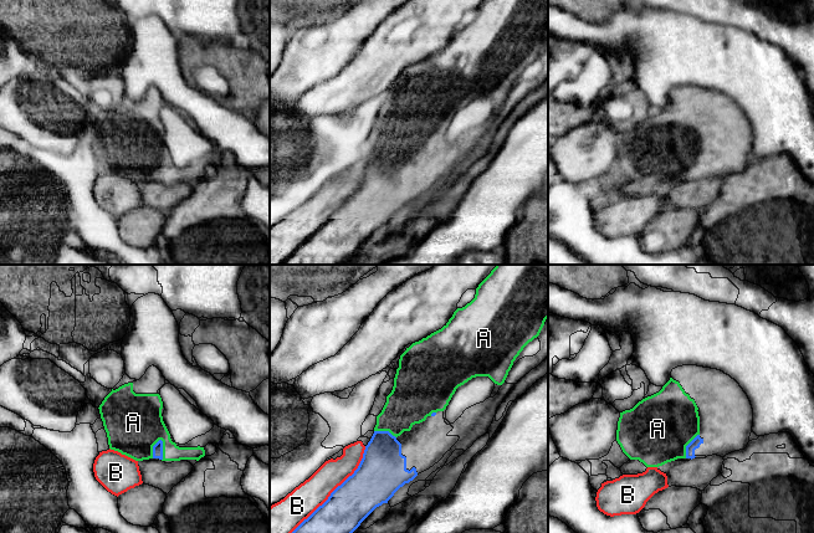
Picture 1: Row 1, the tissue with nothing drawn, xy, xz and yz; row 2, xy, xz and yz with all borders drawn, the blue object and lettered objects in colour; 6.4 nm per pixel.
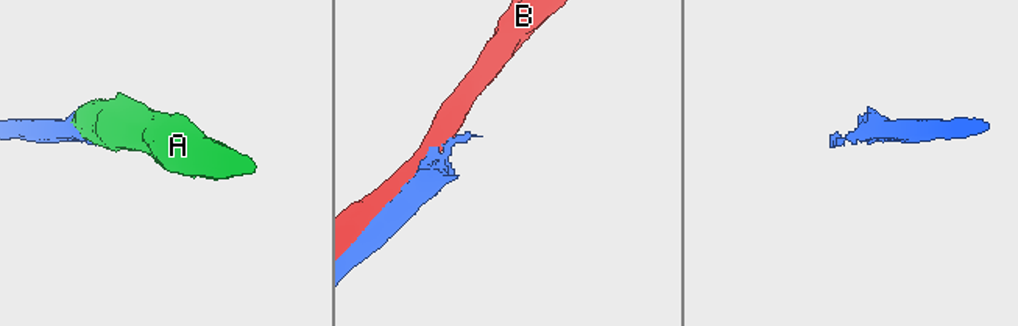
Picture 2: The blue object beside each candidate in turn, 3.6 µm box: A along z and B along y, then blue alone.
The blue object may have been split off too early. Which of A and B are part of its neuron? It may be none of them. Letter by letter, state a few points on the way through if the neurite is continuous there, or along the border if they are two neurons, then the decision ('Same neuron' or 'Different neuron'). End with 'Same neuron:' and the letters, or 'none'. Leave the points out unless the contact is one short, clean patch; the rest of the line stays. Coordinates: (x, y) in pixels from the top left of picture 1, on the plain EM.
A: Same neuron
B: Different neuron
Same neuron: A

